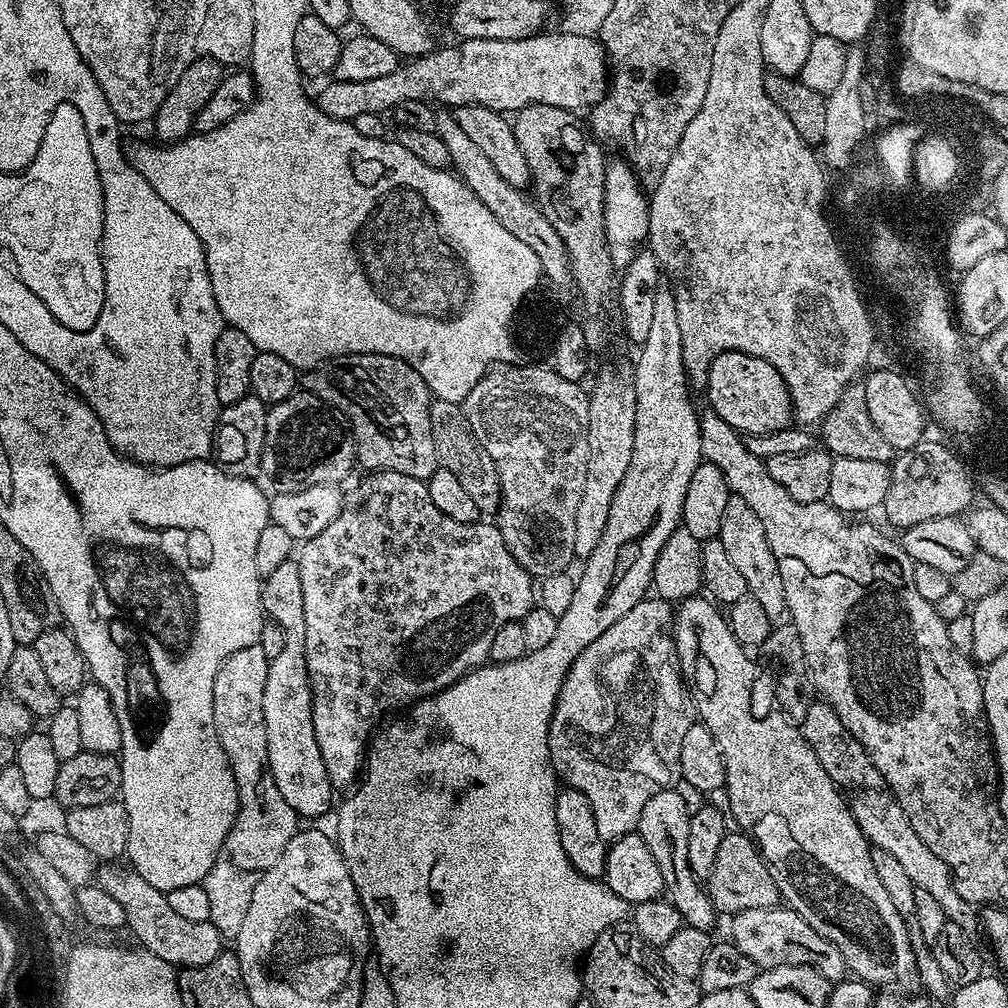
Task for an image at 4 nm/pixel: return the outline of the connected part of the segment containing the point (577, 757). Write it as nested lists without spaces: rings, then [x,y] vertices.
[[[659,598],[642,599],[578,654],[560,686],[548,727],[552,768],[567,787],[586,794],[604,841],[636,832],[646,802],[680,779],[682,737],[693,722],[694,701],[676,658],[673,605]]]

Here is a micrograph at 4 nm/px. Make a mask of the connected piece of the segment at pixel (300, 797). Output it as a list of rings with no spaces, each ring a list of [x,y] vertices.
[[[291,559],[282,562],[282,566],[277,566],[274,574],[263,577],[260,586],[260,604],[264,608],[265,617],[274,622],[278,622],[278,626],[282,626],[282,650],[273,660],[268,661],[268,669],[266,670],[266,690],[262,690],[262,718],[266,718],[266,754],[270,758],[270,774],[274,774],[274,782],[278,785],[278,791],[281,792],[282,798],[286,798],[287,805],[290,810],[294,810],[297,817],[304,816],[324,816],[333,807],[332,795],[334,789],[330,778],[326,774],[326,762],[322,762],[322,750],[318,750],[318,738],[314,738],[314,714],[312,713],[312,691],[310,690],[310,678],[306,670],[306,614],[302,610],[302,578],[298,575],[298,566],[296,560]]]

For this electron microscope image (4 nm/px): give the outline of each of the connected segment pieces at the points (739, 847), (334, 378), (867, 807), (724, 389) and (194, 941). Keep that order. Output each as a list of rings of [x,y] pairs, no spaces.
[[[725,831],[718,854],[714,854],[714,868],[706,881],[706,891],[717,913],[735,914],[744,910],[758,910],[759,907],[774,908],[781,903],[780,891],[770,878],[770,870],[760,857],[751,836],[739,831]]]
[[[359,352],[353,356],[341,356],[326,360],[315,368],[305,371],[302,376],[303,391],[313,392],[318,399],[331,404],[342,413],[352,429],[356,447],[356,464],[374,472],[397,472],[410,478],[427,482],[438,467],[434,450],[434,434],[430,430],[430,406],[434,399],[432,391],[422,382],[422,374],[414,370],[405,360],[386,354]]]
[[[856,794],[851,797],[850,807],[868,843],[873,848],[887,850],[906,869],[910,882],[914,882],[916,888],[926,890],[926,894],[933,896],[938,906],[942,906],[951,923],[962,926],[962,930],[973,934],[981,931],[982,924],[978,919],[977,909],[968,904],[962,894],[958,894],[958,890],[952,885],[952,871],[948,869],[946,862],[942,862],[942,858],[938,858],[938,854],[934,854],[934,850],[930,850],[930,846],[926,846],[926,842],[922,842],[922,838],[918,838],[918,834],[914,834],[910,818],[906,818],[896,799],[888,794]]]
[[[723,352],[708,368],[707,407],[722,422],[747,436],[766,436],[781,431],[793,423],[792,399],[786,382],[770,362],[741,352]]]
[[[104,866],[95,873],[95,883],[100,885],[106,894],[114,899],[126,910],[126,928],[136,935],[135,943],[144,951],[162,958],[162,962],[170,962],[177,969],[197,968],[212,962],[222,951],[220,932],[215,928],[212,920],[206,922],[190,922],[182,918],[171,908],[165,893],[158,891],[142,874],[138,874],[131,866]]]

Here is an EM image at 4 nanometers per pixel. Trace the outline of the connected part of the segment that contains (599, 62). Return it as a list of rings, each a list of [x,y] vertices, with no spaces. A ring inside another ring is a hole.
[[[541,30],[534,36],[518,38],[517,40],[487,40],[486,38],[461,39],[459,41],[460,48],[437,47],[435,50],[427,52],[425,56],[418,56],[401,63],[400,67],[394,70],[394,74],[385,74],[382,78],[369,78],[366,82],[346,82],[345,80],[333,79],[331,81],[332,84],[326,85],[325,88],[321,90],[320,96],[318,95],[318,103],[323,112],[330,114],[330,118],[338,118],[339,120],[347,120],[349,122],[354,118],[358,118],[358,114],[374,114],[375,112],[381,114],[391,113],[402,102],[410,102],[411,100],[438,100],[442,103],[439,105],[447,106],[452,110],[461,108],[464,104],[477,104],[478,106],[486,106],[490,110],[501,114],[515,114],[528,104],[549,104],[550,106],[564,108],[567,112],[576,112],[577,110],[581,110],[580,108],[584,108],[584,110],[591,109],[593,104],[597,104],[599,100],[603,100],[605,94],[608,93],[610,61],[604,48],[601,46],[599,39],[590,36],[579,36],[578,34],[570,34],[569,32],[561,32],[559,30],[553,30],[553,32],[548,31],[549,30]]]

